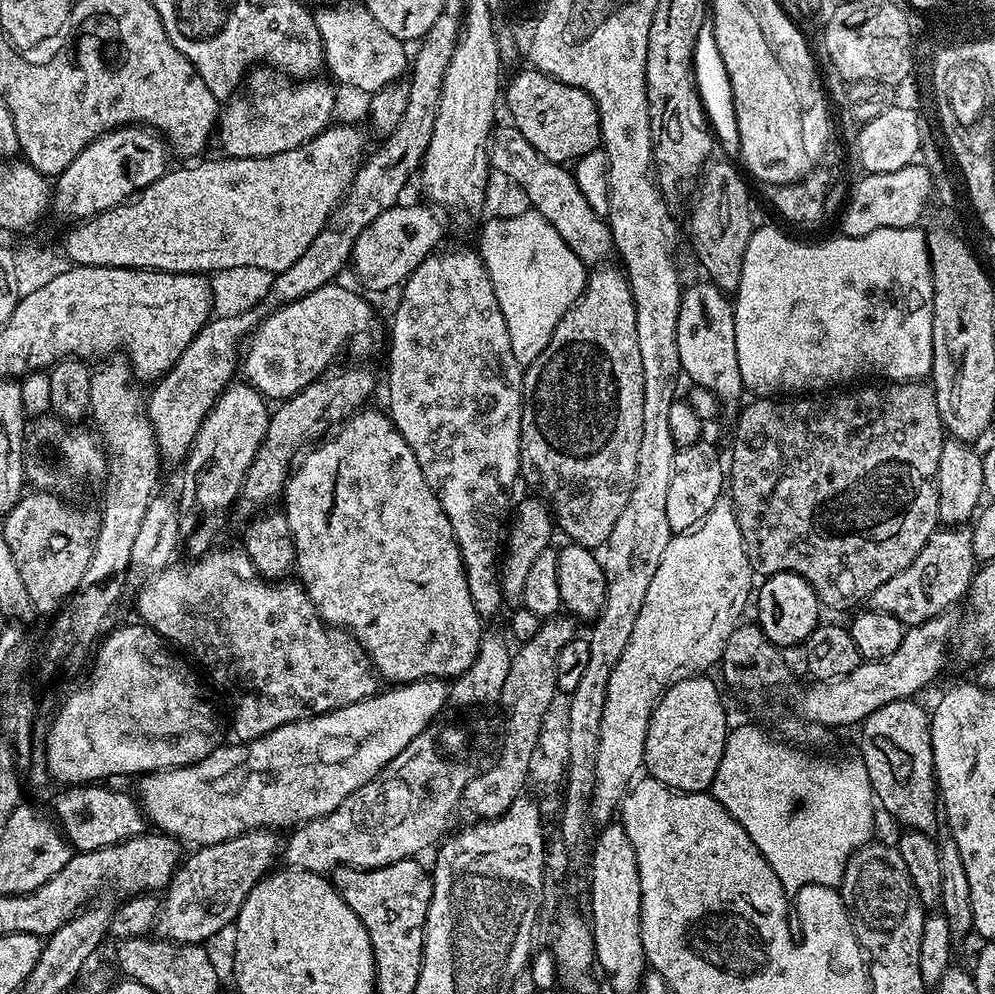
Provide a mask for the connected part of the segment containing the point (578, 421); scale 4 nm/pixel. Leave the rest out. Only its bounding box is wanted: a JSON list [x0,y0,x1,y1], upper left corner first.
[520,266,644,550]

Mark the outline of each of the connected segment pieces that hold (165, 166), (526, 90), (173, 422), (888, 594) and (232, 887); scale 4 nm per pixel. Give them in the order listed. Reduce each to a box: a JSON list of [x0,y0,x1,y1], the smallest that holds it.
[[51,126,169,222],[506,66,601,165],[147,307,262,457],[867,527,978,626],[154,828,282,944]]

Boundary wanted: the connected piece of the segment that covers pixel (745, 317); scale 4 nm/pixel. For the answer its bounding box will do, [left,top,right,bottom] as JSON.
[734,227,932,398]

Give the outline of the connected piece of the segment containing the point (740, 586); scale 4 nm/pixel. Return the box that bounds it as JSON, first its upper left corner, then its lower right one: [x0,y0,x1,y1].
[588,498,754,826]

